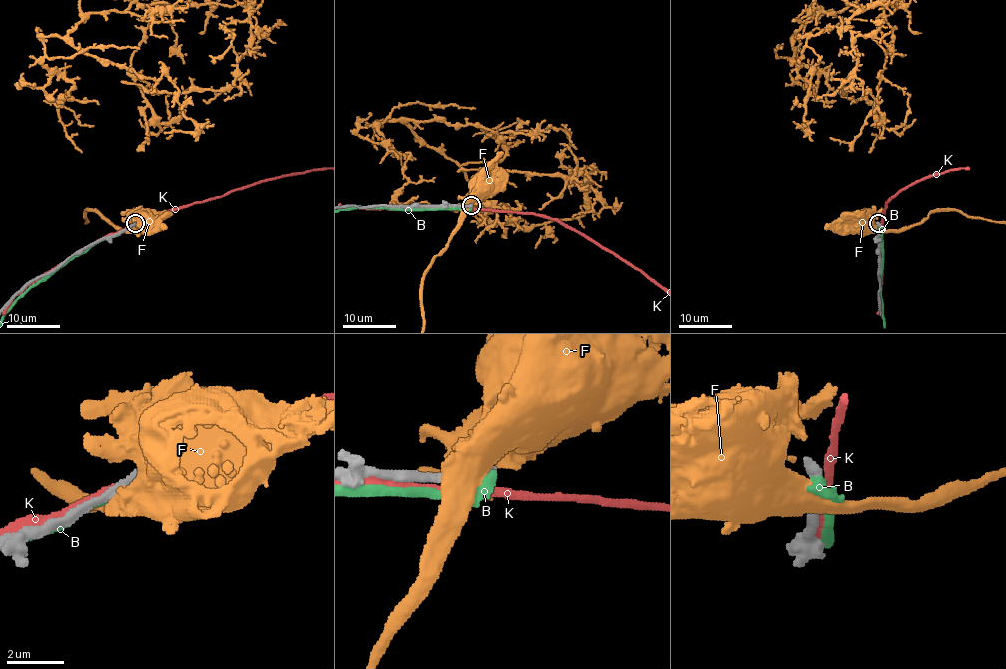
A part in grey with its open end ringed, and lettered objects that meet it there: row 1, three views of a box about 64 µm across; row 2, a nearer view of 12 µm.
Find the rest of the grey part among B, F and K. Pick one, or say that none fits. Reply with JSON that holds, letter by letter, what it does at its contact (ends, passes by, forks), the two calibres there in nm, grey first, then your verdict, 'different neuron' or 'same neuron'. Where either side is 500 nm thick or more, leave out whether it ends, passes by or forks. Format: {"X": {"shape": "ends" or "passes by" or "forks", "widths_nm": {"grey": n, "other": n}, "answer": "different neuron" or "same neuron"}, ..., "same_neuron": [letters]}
{"B": {"shape": "ends", "widths_nm": {"grey": 440, "other": 460}, "answer": "different neuron"}, "F": {"widths_nm": {"grey": 280, "other": 600}, "answer": "different neuron"}, "K": {"shape": "passes by", "widths_nm": {"grey": 440, "other": 240}, "answer": "different neuron"}, "same_neuron": []}

